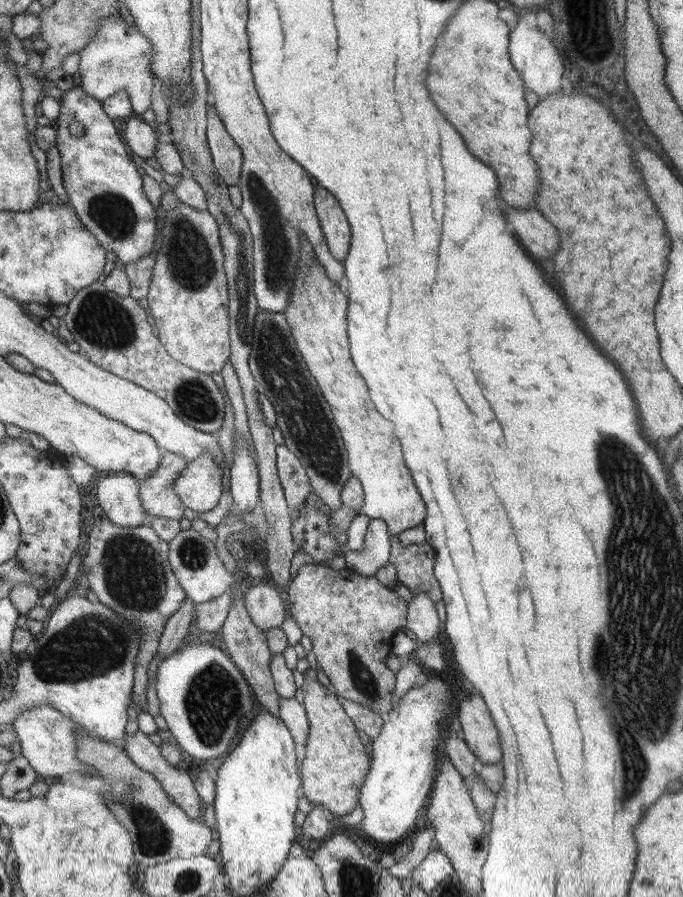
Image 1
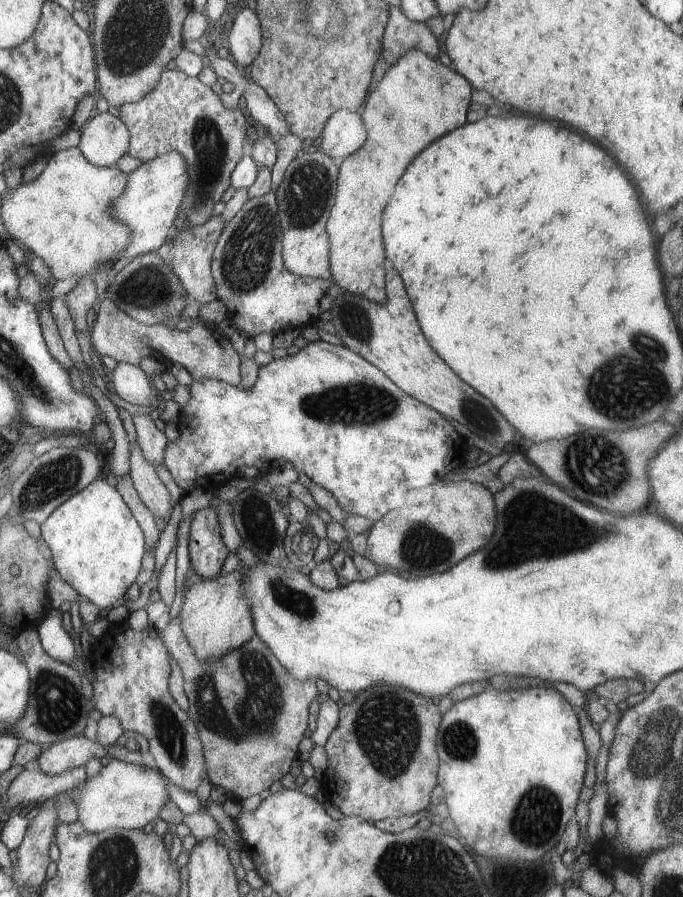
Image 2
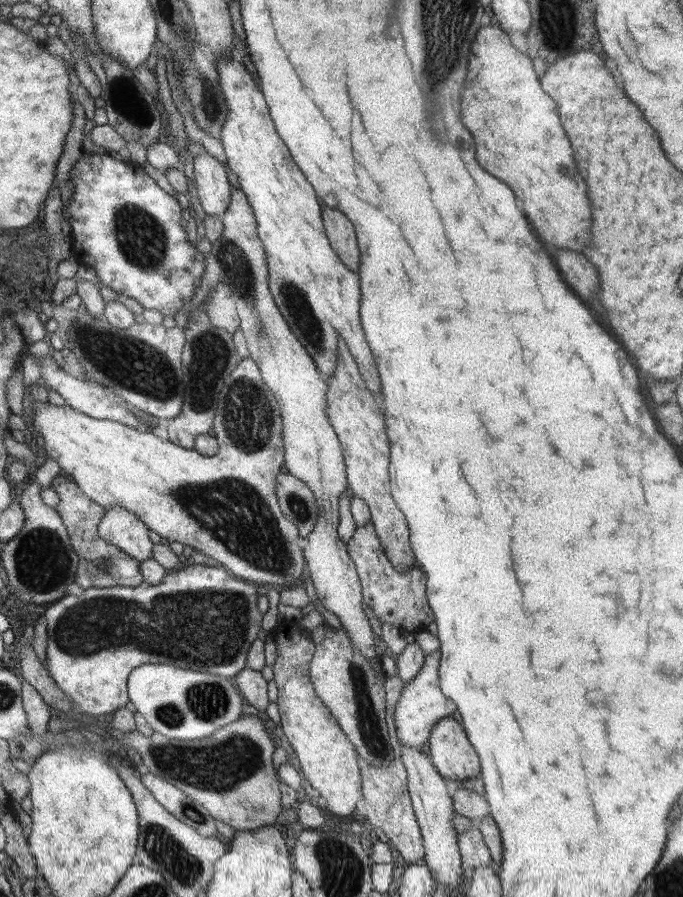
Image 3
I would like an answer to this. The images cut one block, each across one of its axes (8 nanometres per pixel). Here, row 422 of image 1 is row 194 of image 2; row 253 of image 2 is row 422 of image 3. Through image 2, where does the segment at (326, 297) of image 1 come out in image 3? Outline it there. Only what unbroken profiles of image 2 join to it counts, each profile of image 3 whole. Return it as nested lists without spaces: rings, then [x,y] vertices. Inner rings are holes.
[[[337,336],[336,350],[337,365],[333,369],[333,375],[326,381],[328,387],[325,393],[327,408],[325,414],[341,445],[345,478],[353,495],[368,507],[370,524],[389,563],[399,573],[407,573],[411,566],[416,564],[409,546],[405,518],[390,496],[388,476],[390,444],[387,440],[383,409],[375,402],[373,395],[365,386],[341,336]]]

